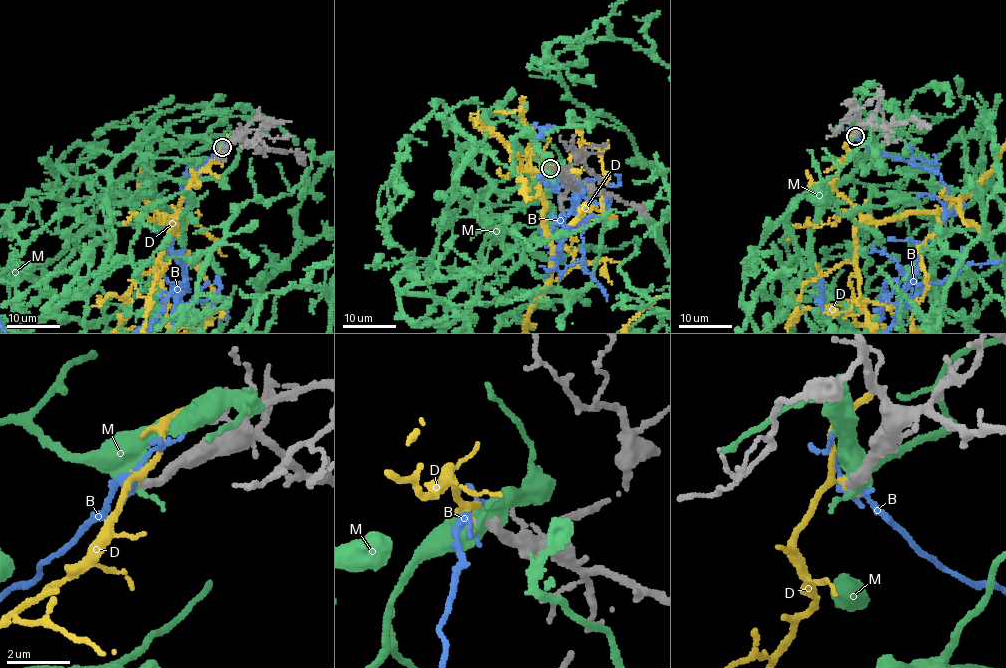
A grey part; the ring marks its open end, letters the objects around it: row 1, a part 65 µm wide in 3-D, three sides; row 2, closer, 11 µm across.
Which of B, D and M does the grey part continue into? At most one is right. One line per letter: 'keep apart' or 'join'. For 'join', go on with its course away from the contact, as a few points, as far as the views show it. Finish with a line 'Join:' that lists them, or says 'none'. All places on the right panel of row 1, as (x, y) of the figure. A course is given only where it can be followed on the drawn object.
B: keep apart
D: keep apart
M: keep apart
Join: none

